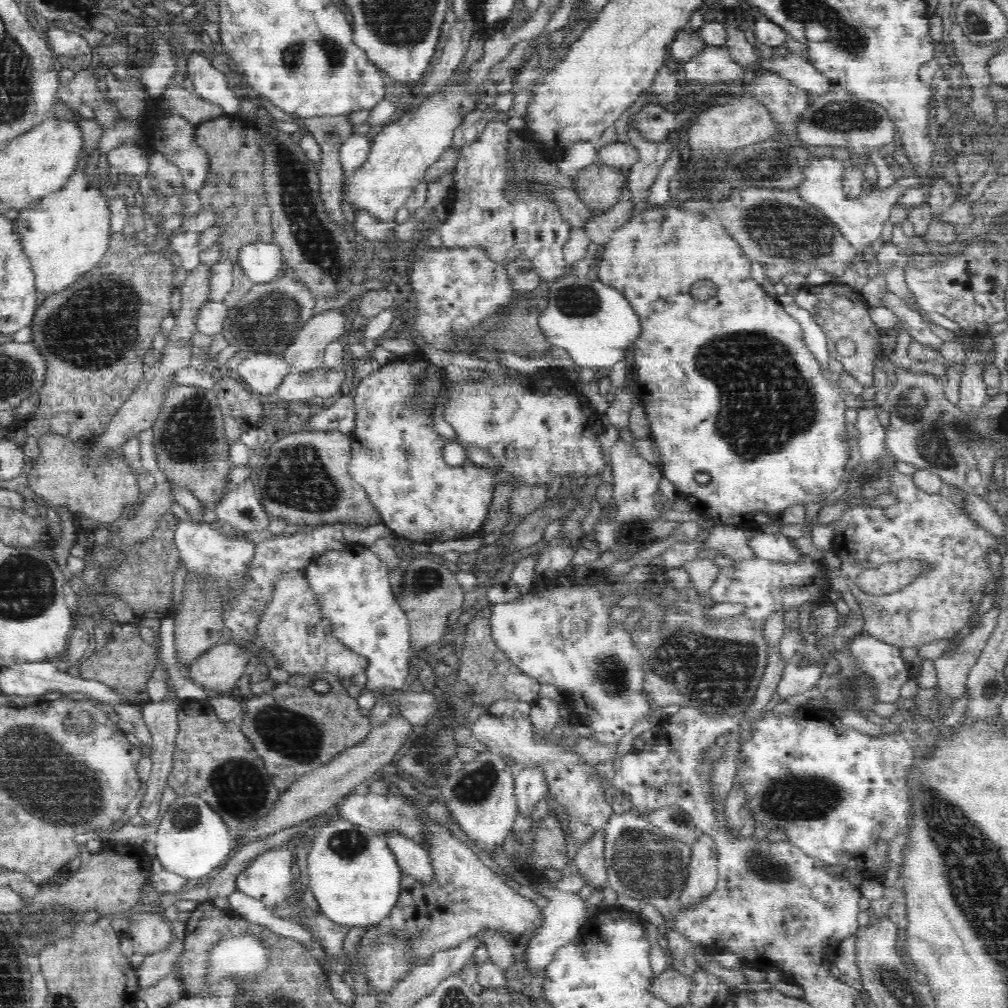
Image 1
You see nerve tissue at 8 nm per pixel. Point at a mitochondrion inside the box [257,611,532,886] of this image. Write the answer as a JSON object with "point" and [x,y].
{"point":[476,787]}

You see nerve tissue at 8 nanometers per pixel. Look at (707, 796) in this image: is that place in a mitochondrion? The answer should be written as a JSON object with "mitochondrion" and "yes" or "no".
{"mitochondrion":"no"}

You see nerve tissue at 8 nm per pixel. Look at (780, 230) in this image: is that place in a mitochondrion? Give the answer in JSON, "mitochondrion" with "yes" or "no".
{"mitochondrion":"yes"}

